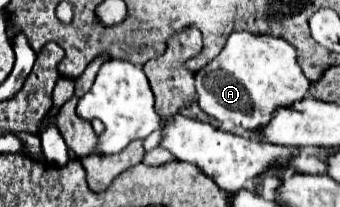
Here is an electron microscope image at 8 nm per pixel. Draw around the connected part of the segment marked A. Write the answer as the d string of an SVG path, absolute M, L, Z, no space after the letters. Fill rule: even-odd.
M232 32L222 52L196 72L198 106L220 122L234 120L246 132L264 126L274 108L306 98L308 84L310 80L306 80L296 62L294 46L276 36L256 36L250 32Z

